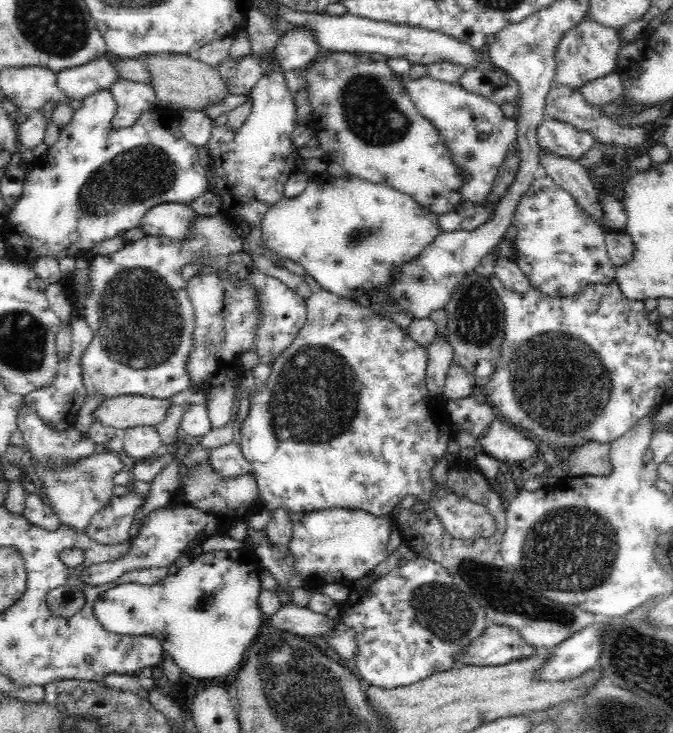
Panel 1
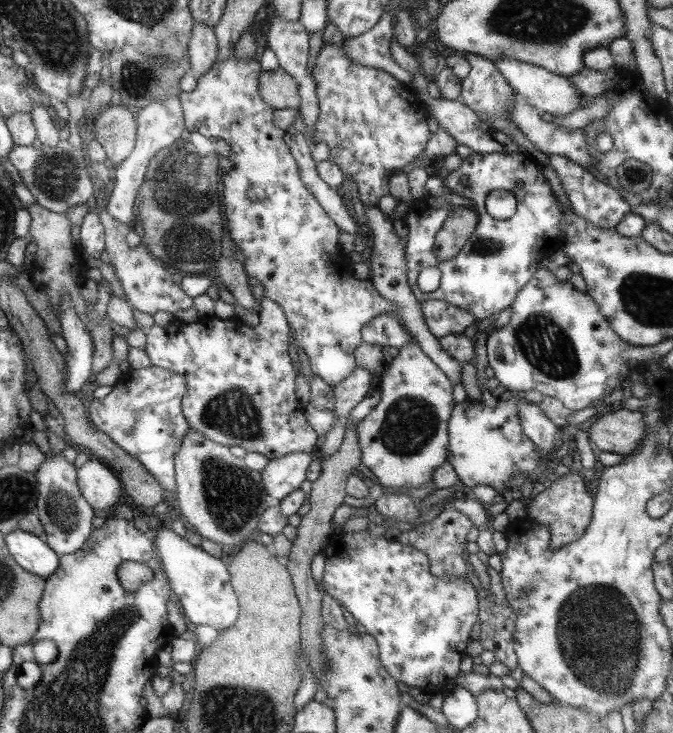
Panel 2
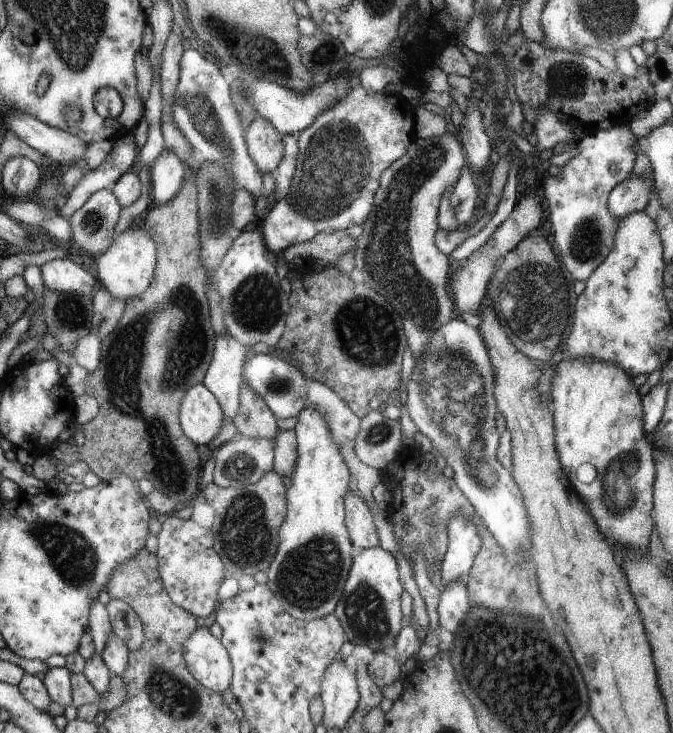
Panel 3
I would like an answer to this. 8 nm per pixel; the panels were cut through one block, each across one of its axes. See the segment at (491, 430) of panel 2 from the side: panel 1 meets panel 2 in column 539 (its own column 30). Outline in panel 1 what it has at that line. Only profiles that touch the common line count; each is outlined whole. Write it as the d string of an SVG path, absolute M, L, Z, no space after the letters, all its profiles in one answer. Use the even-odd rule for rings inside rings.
M80 317L71 319L70 328L72 330L71 347L64 357L60 357L54 382L46 388L37 388L23 396L24 404L34 409L48 428L58 432L74 427L76 416L79 415L80 407L88 395L86 388L84 388L84 381L82 381L83 354L87 351L88 344L90 344L94 334L88 327L87 321L80 319Z

